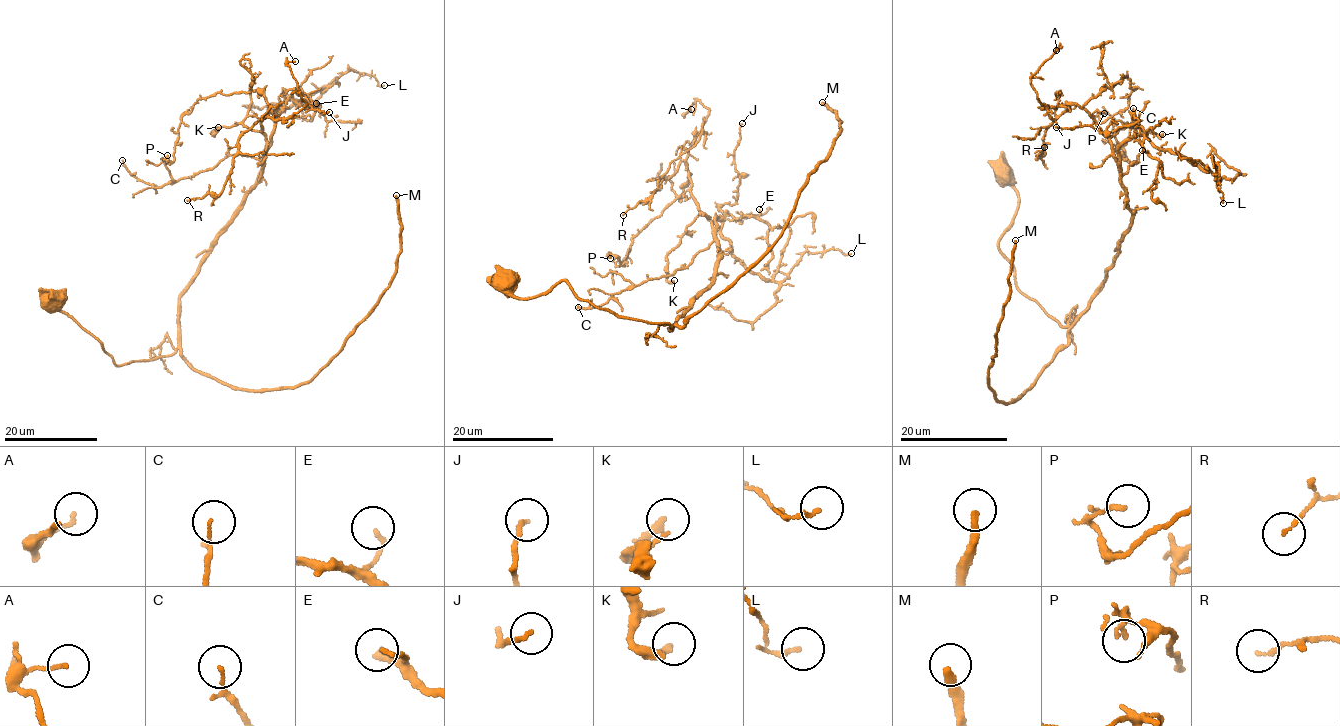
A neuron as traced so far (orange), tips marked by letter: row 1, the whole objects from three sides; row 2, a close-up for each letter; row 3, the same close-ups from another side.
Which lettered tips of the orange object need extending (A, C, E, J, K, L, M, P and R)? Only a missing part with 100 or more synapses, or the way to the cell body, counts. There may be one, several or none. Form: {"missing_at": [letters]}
{"missing_at": ["M"]}

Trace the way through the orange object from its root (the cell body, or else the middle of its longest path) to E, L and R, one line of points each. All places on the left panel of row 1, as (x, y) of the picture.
E: (54, 301), (117, 365), (173, 354), (181, 293), (254, 186), (288, 96), (302, 105), (316, 103)
L: (54, 301), (117, 365), (173, 354), (181, 293), (262, 171), (276, 109), (314, 100), (350, 70), (384, 85)
R: (54, 301), (117, 365), (175, 353), (181, 293), (262, 171), (267, 114), (240, 137), (223, 190), (187, 200)

